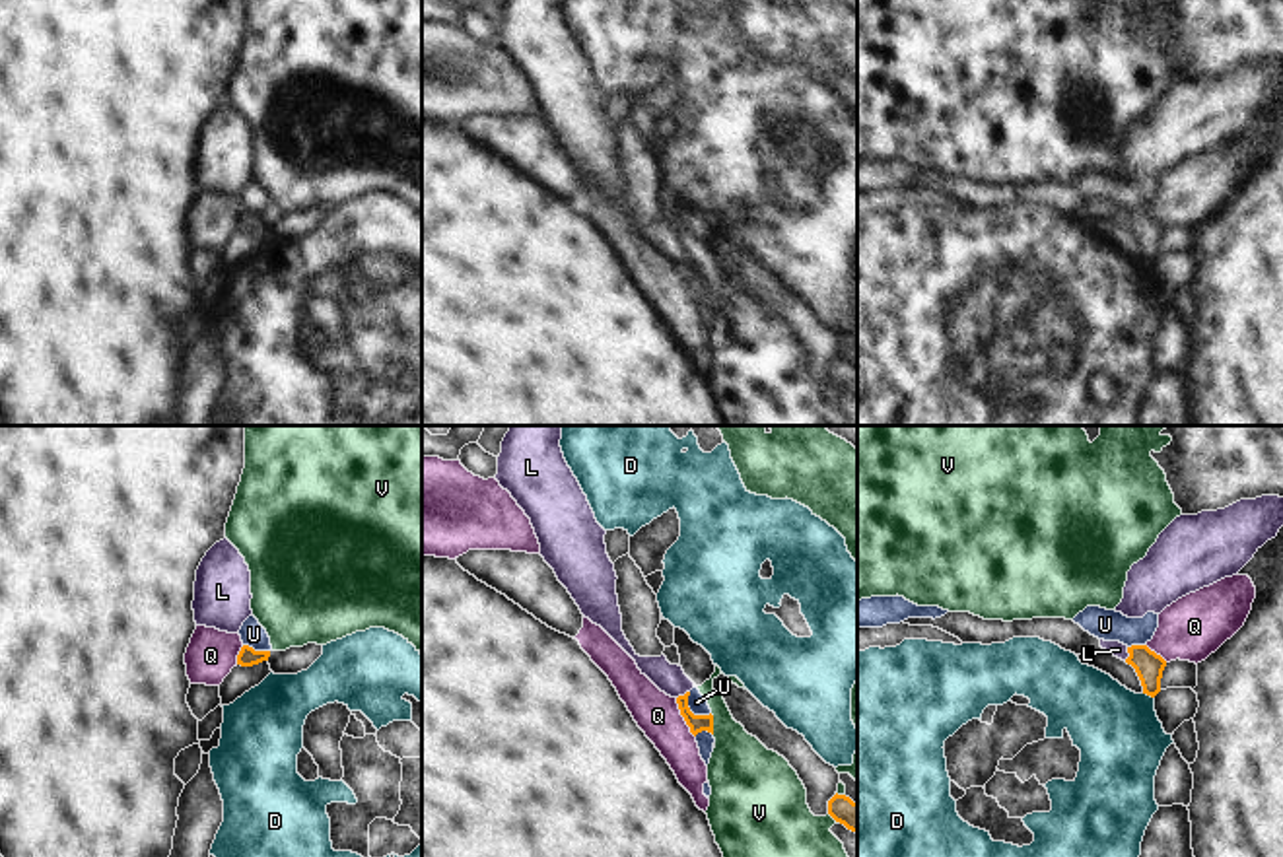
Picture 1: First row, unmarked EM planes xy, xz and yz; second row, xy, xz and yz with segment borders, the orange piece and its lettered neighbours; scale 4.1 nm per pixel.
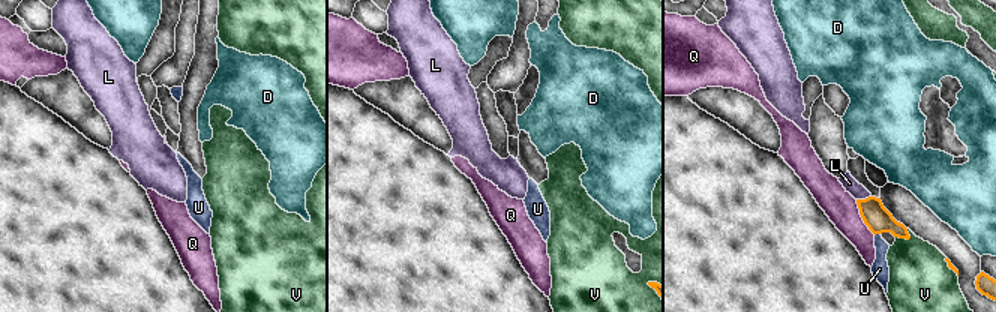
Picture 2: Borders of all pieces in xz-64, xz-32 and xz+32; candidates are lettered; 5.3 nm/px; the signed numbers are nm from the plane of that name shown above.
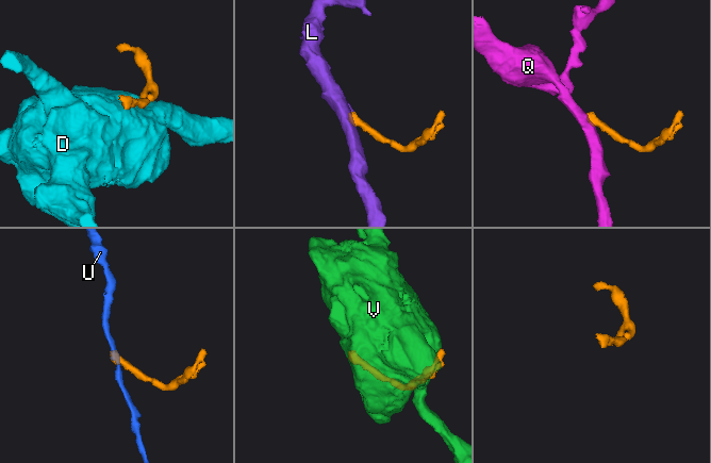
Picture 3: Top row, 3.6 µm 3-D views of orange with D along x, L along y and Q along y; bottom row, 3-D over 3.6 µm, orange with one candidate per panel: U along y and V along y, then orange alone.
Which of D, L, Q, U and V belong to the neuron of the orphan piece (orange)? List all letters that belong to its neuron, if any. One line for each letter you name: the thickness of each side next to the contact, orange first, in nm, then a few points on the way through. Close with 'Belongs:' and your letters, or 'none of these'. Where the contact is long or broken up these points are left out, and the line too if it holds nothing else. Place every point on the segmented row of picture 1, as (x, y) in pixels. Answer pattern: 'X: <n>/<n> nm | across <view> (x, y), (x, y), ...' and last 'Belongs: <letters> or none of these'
L: 70/120 nm | across xz (696, 723), (685, 712), (685, 694), (669, 679)
Belongs: L

